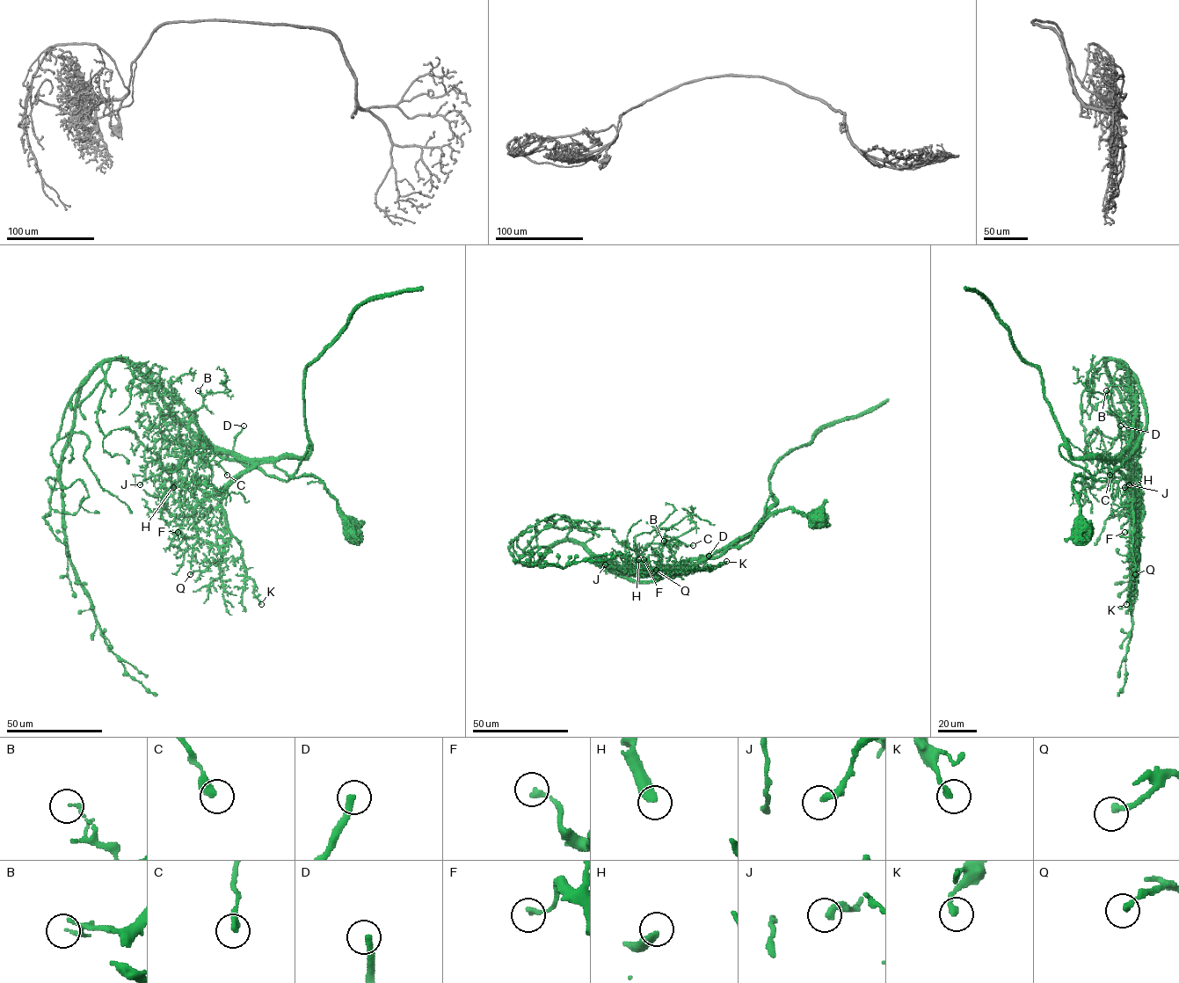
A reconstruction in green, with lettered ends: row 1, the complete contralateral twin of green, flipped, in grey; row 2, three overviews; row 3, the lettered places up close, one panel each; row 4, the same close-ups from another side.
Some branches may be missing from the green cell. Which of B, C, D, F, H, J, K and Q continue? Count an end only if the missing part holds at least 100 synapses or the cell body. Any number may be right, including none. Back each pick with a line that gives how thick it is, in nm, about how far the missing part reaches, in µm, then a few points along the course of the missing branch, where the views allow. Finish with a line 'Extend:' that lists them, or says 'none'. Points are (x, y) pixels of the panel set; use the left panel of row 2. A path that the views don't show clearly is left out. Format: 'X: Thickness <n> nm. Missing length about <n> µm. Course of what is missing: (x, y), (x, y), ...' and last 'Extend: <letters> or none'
D: Thickness 280 nm. Missing length about 60 µm. Course of what is missing: (243, 425), (243, 420), (251, 418), (242, 443), (242, 452), (222, 463), (225, 468)
Extend: D

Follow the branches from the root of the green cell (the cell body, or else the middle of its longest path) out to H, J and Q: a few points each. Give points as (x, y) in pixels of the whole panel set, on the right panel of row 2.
H: (1082, 533), (1075, 478), (1091, 477), (1104, 462), (1137, 447), (1138, 484), (1124, 487)
J: (1082, 533), (1075, 478), (1091, 477), (1104, 462), (1137, 447), (1139, 471), (1129, 484)
Q: (1082, 533), (1073, 482), (1110, 462), (1132, 497), (1135, 574)

